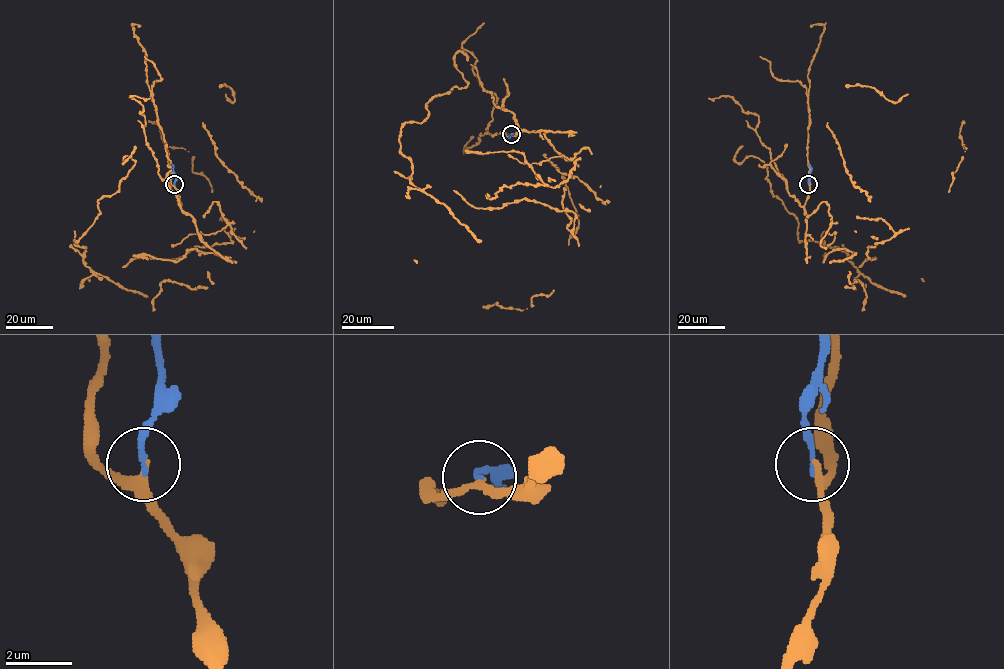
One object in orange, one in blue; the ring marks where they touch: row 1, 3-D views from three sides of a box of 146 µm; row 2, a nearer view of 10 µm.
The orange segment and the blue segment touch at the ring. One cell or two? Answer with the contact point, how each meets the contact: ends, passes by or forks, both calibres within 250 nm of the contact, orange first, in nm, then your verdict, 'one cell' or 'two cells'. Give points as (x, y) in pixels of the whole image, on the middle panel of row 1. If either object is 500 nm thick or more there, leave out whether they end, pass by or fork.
at (511, 134); orange passes by; blue ends there; 200 nm thick on the orange side, 190 nm on the other; two cells

